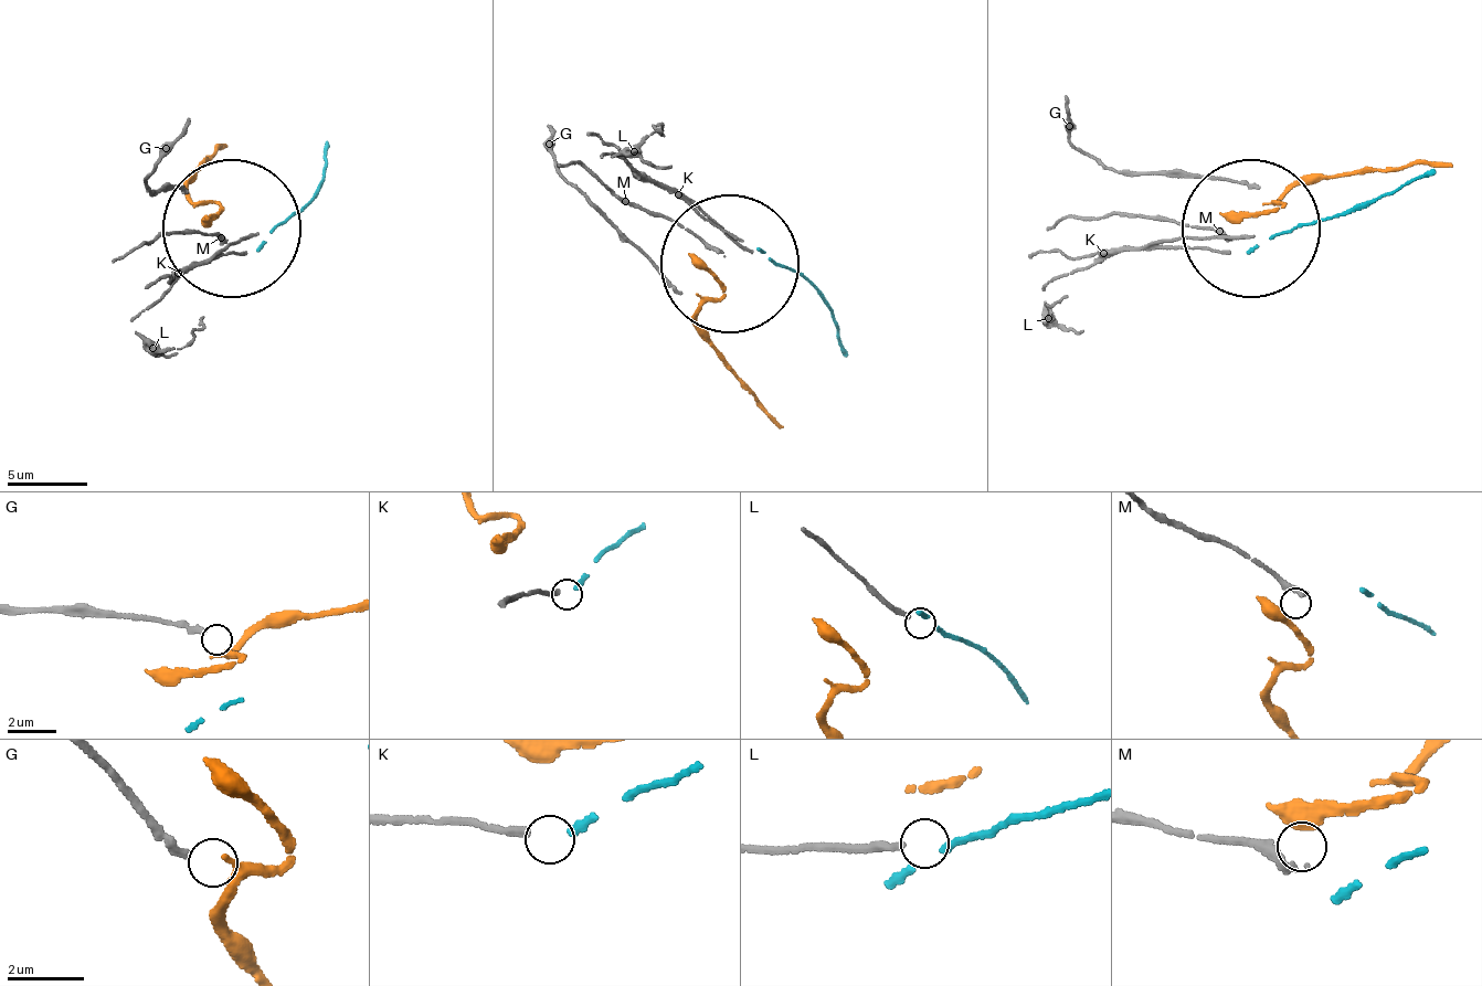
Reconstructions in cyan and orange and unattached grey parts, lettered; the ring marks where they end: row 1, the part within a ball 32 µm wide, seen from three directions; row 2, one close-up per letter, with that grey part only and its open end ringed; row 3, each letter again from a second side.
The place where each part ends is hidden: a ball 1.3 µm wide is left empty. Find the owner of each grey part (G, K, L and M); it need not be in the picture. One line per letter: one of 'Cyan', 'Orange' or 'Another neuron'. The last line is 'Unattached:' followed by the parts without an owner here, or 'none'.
G: Another neuron
K: Cyan
L: Another neuron
M: Another neuron
Unattached: G, L, M

